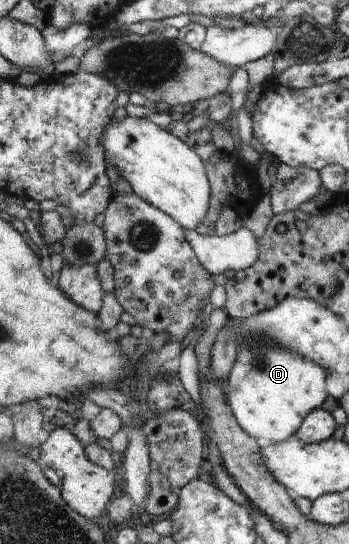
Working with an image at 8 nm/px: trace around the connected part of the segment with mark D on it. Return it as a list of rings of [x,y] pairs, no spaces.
[[[266,336],[248,337],[239,342],[236,360],[224,383],[226,400],[239,425],[263,443],[281,443],[294,436],[312,410],[328,398],[326,370],[320,363],[283,347]]]

